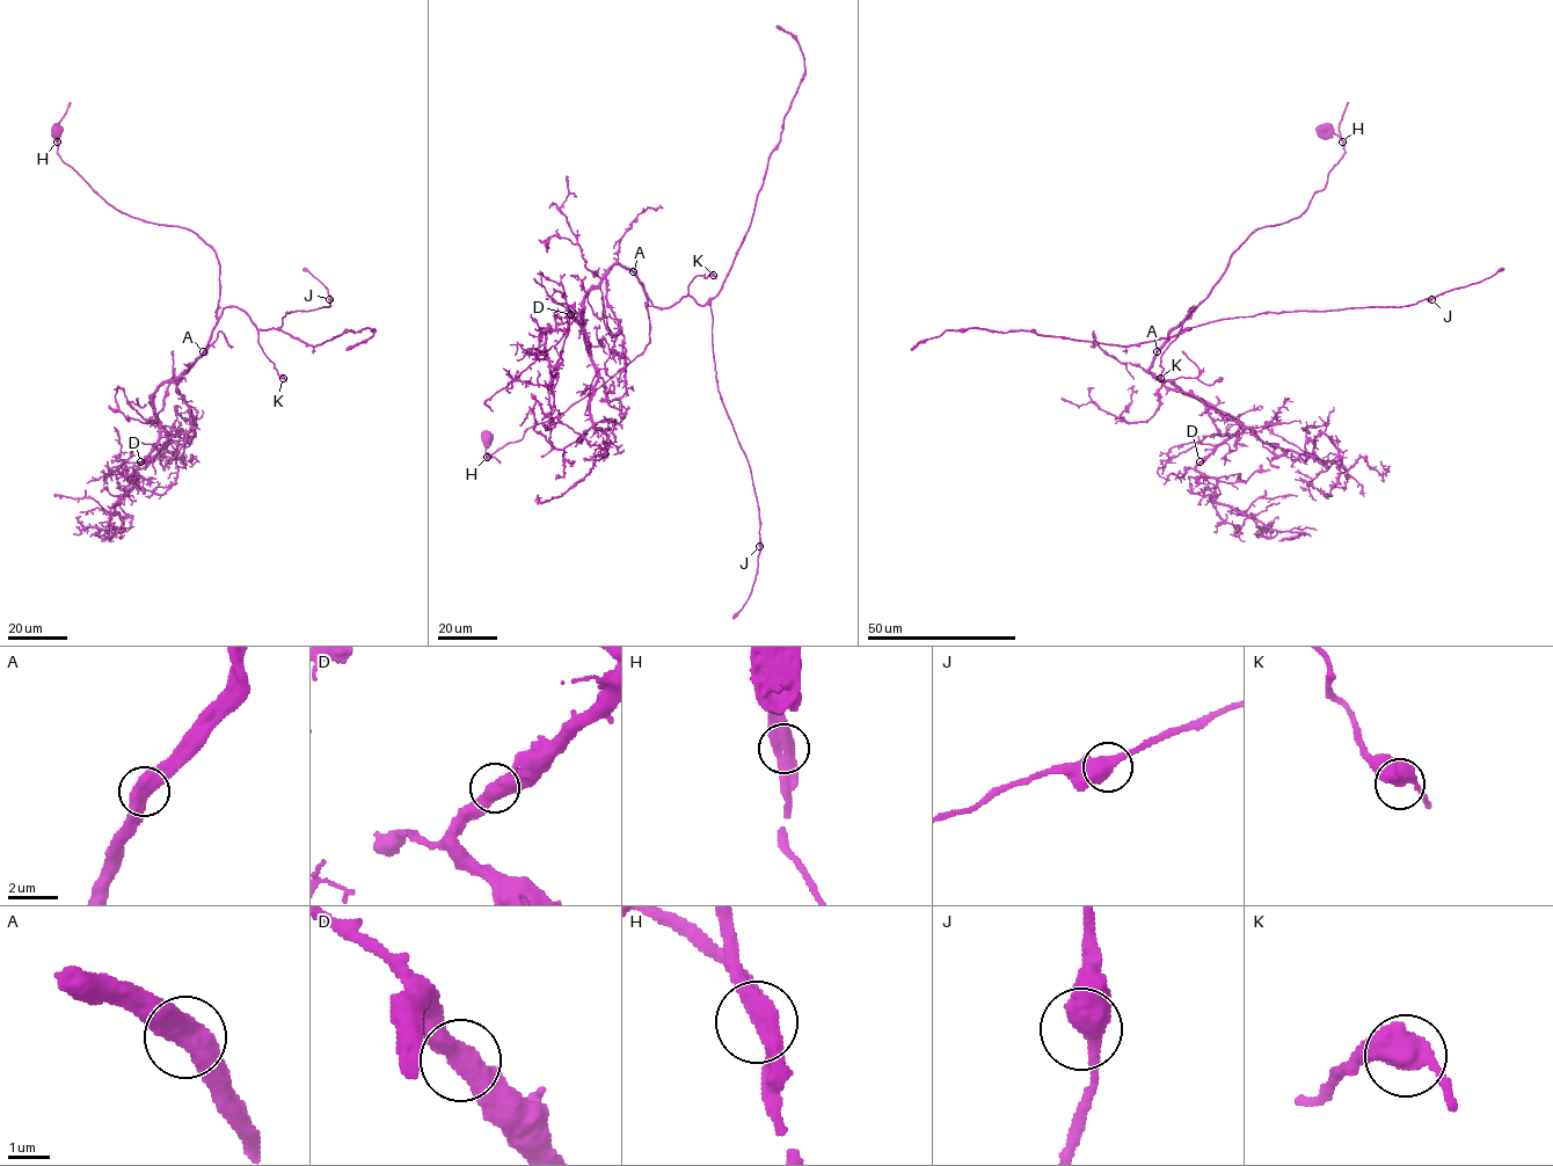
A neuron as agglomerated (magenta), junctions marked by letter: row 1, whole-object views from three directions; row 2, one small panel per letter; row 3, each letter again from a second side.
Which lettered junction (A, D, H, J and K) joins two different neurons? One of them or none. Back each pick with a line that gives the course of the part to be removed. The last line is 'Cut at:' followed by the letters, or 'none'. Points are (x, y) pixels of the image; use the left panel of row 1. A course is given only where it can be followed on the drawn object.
H: foreign part runs (57, 141), (58, 123), (70, 102)
Cut at: H

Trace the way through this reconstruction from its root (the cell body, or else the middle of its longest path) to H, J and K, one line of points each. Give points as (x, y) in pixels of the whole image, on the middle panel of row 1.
H: (486, 438), (487, 457)
J: (486, 438), (487, 459), (593, 392), (649, 343), (647, 301), (690, 296), (711, 306), (759, 546)
K: (486, 438), (487, 459), (593, 392), (649, 343), (648, 299), (656, 307), (671, 307), (697, 276), (713, 275)

